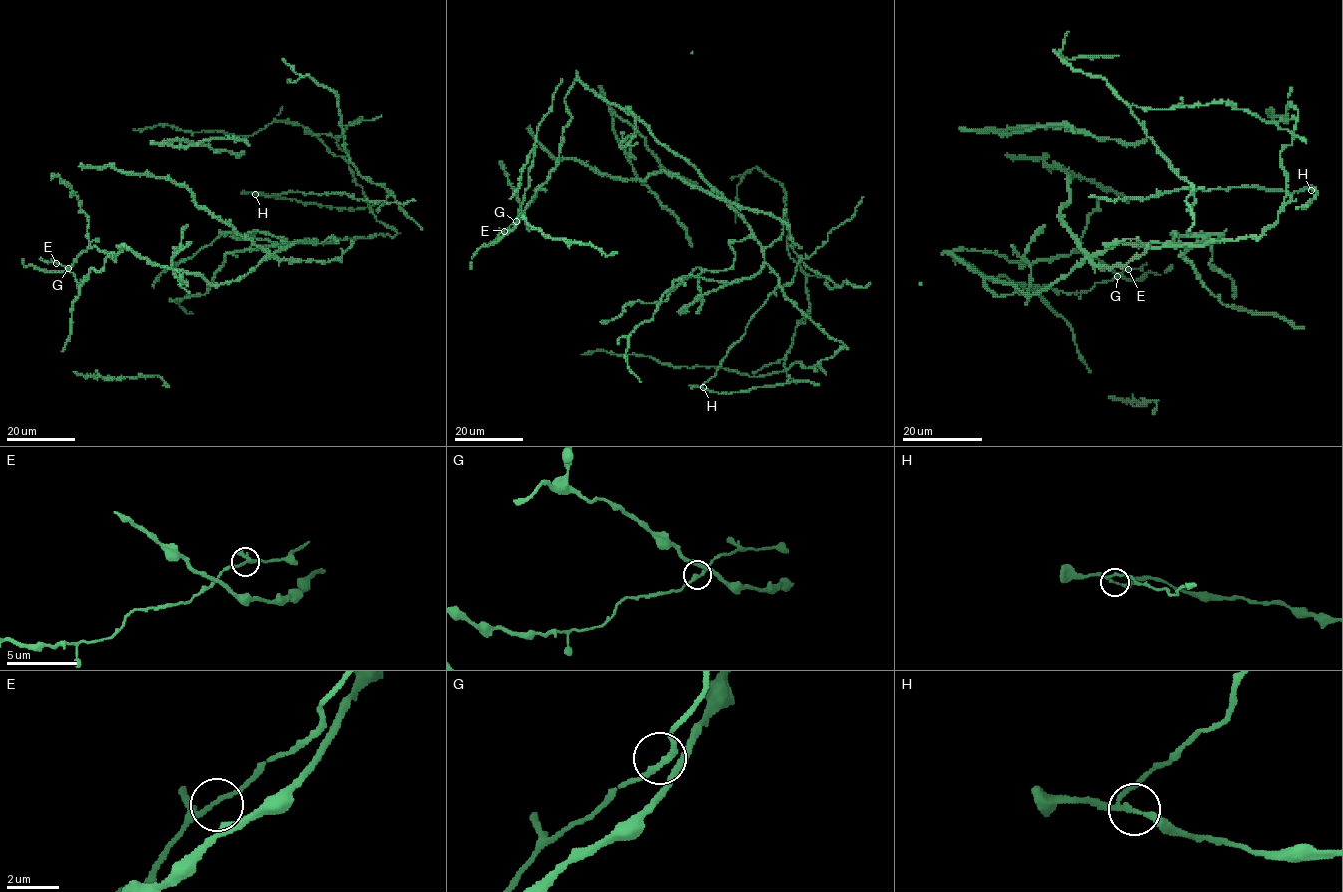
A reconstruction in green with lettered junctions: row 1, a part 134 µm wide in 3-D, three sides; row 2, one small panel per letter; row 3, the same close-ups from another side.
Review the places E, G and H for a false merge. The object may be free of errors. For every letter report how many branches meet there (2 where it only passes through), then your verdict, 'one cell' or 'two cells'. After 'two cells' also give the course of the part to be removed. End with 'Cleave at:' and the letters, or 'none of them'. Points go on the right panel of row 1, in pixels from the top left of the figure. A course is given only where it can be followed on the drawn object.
E: branches 3; one cell
G: branches 3; one cell
H: branches 3; two cells; course (1310, 189), (1289, 193), (1257, 186), (1180, 188), (1115, 201), (1089, 197)
Cleave at: H

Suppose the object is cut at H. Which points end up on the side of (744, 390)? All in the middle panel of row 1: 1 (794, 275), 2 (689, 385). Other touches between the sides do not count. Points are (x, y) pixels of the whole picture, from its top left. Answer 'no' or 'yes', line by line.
1: no
2: no

